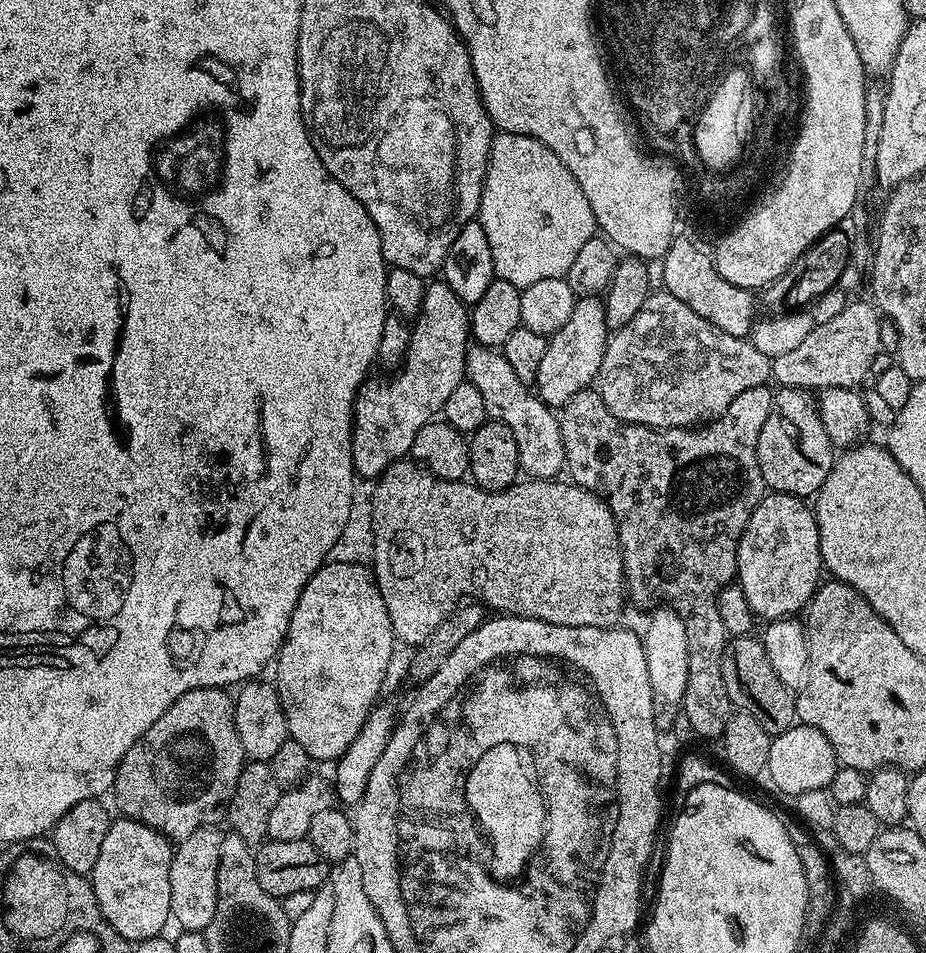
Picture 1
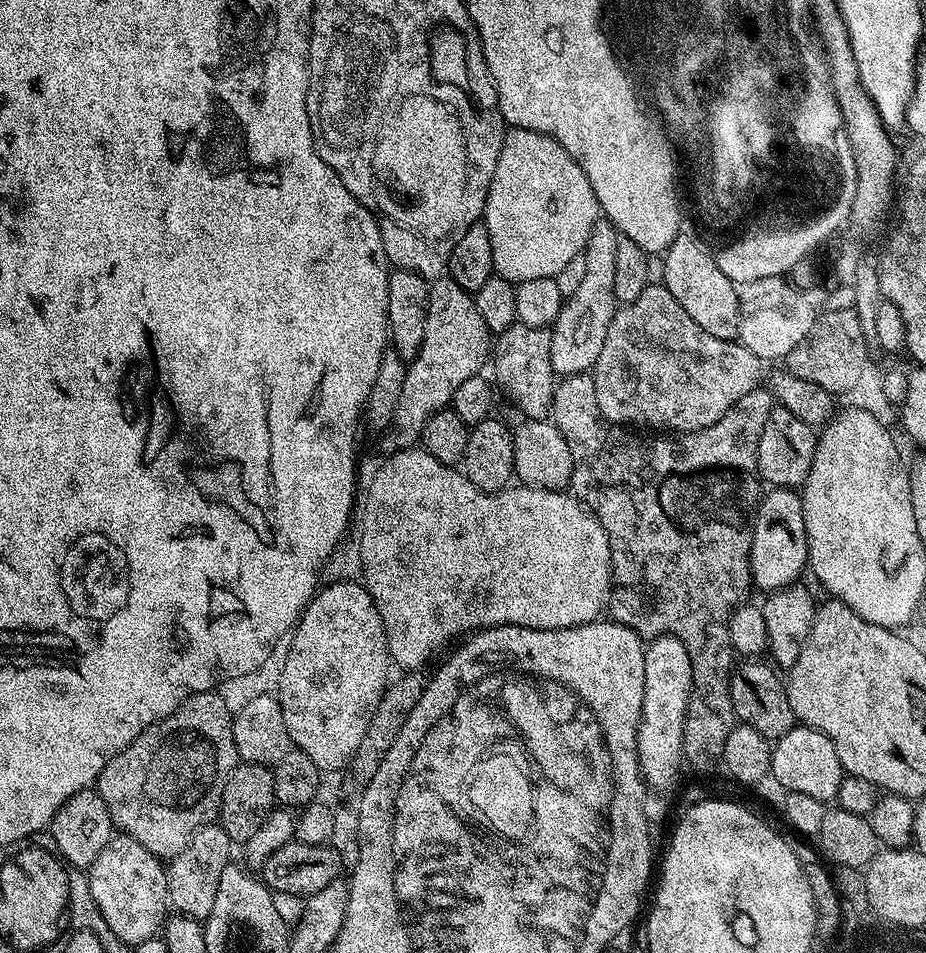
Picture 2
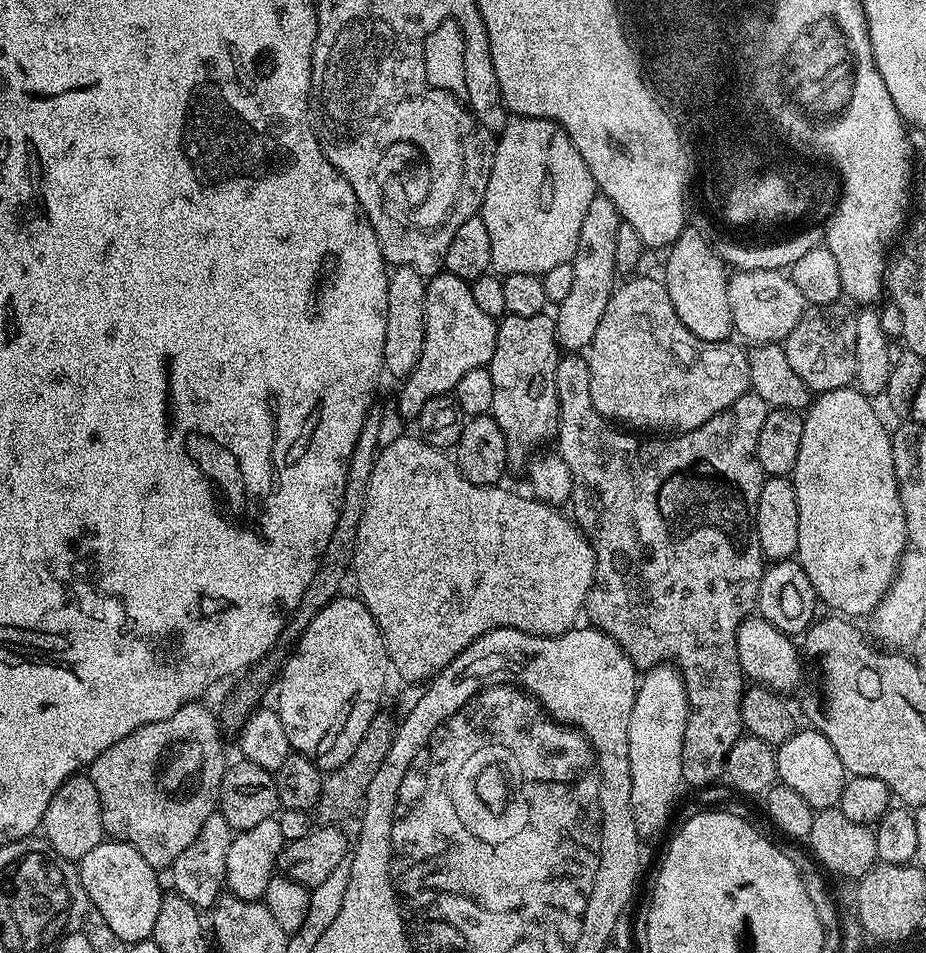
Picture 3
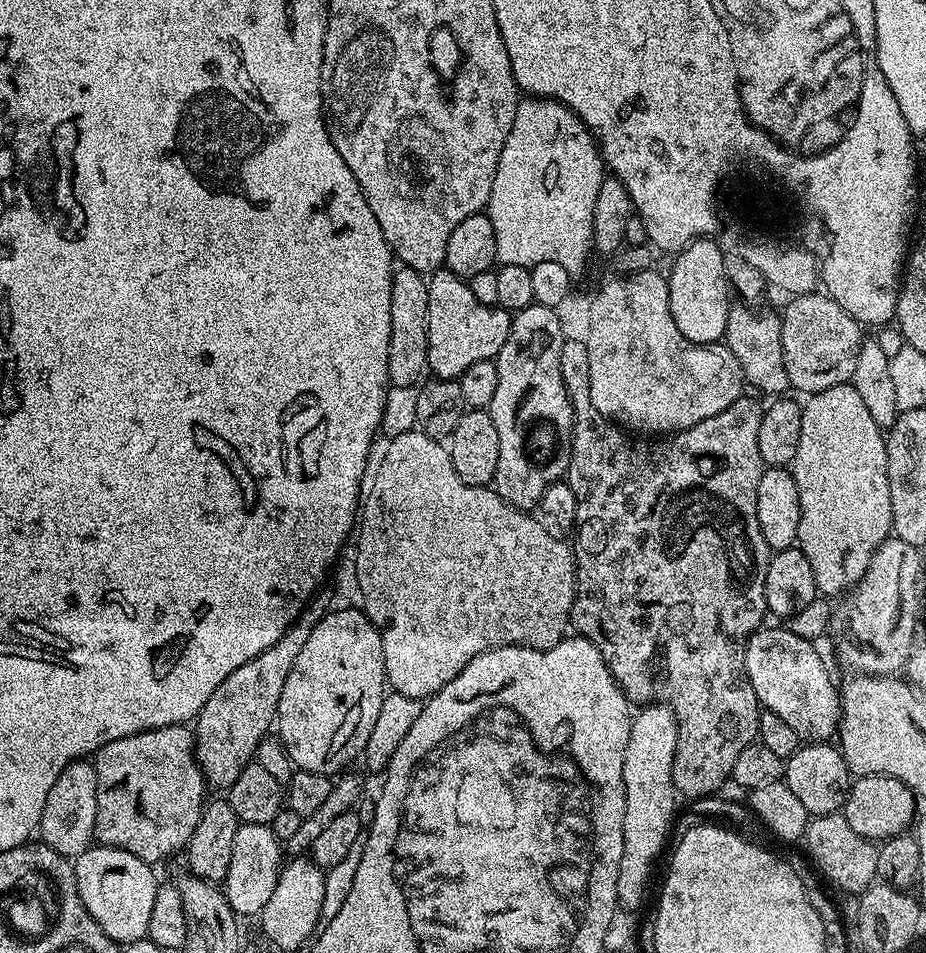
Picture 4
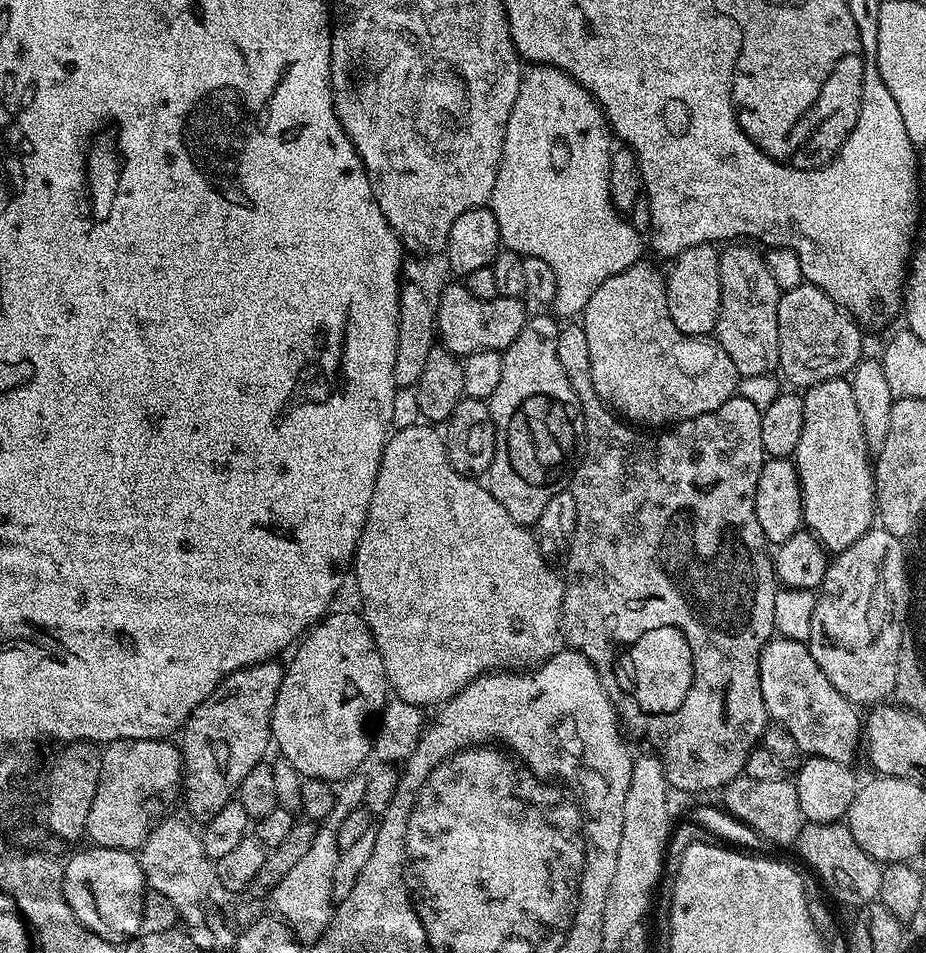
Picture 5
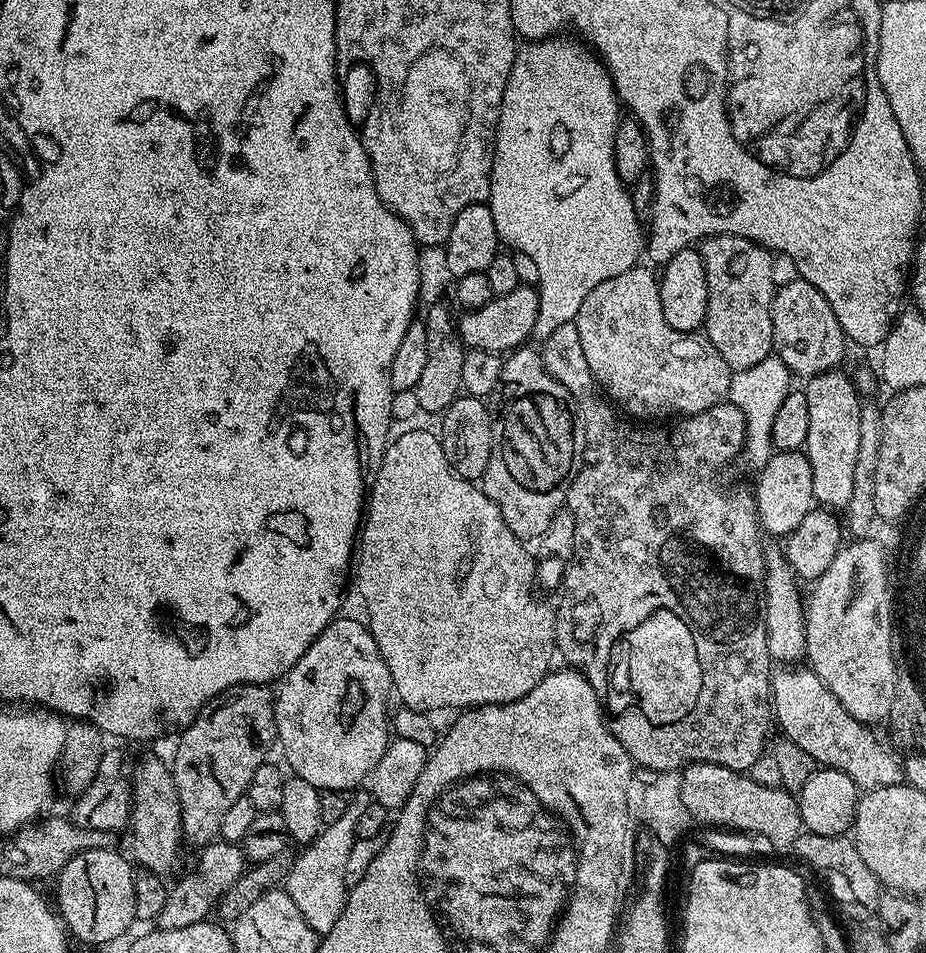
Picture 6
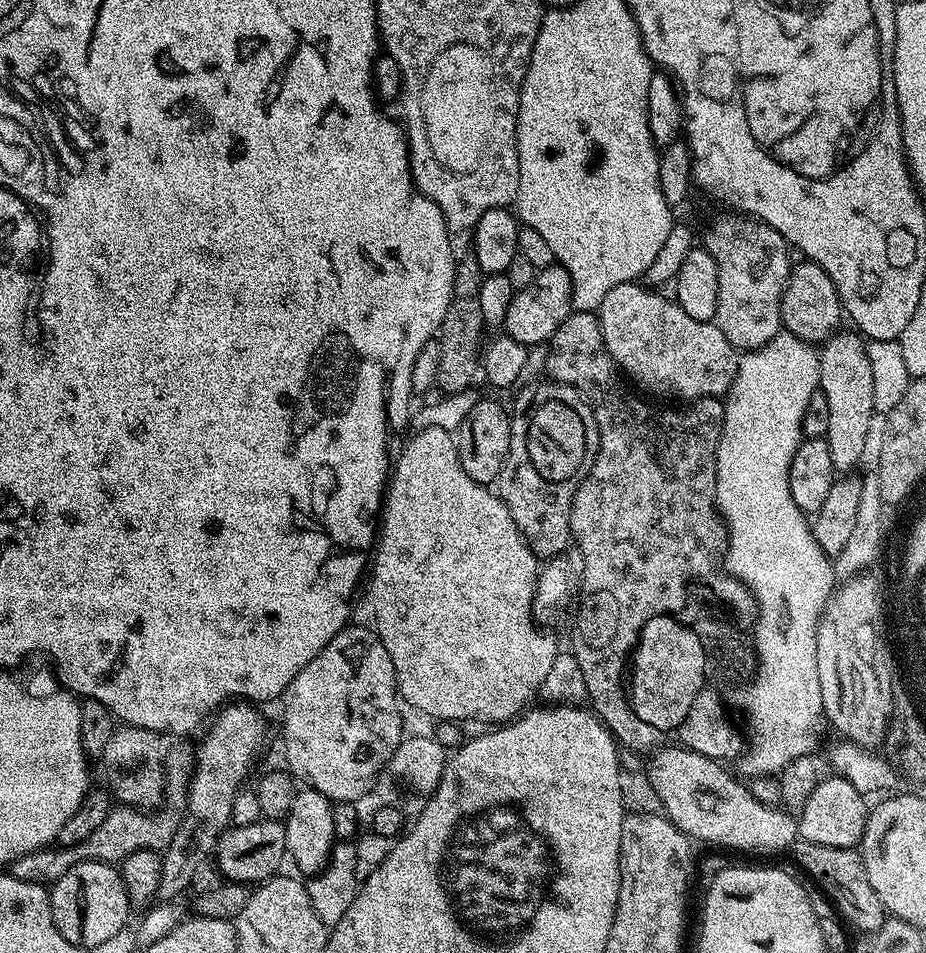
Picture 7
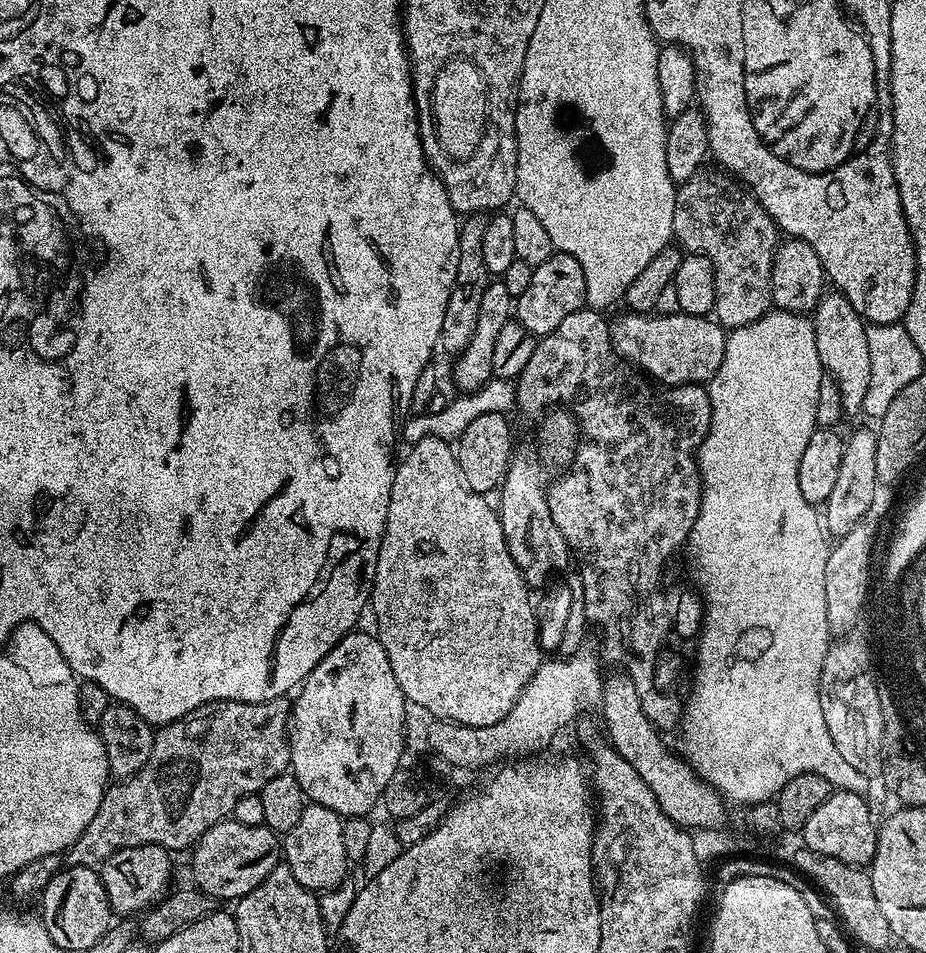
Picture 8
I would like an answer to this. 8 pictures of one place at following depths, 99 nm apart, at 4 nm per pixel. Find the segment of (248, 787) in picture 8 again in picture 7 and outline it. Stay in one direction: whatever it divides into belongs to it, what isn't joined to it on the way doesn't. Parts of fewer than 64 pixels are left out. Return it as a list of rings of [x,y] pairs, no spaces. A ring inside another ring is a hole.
[[[201,733],[193,741],[185,736],[178,742],[171,740],[170,752],[167,756],[167,785],[158,796],[154,806],[146,806],[143,802],[135,802],[130,798],[116,798],[111,802],[108,810],[99,815],[98,823],[94,830],[84,840],[69,843],[68,848],[56,848],[49,846],[40,848],[36,852],[26,854],[18,858],[10,866],[10,873],[14,878],[31,884],[51,886],[56,880],[66,874],[76,864],[102,864],[115,865],[122,849],[151,848],[153,850],[165,850],[170,842],[176,839],[177,833],[185,823],[186,814],[189,813],[189,799],[191,793],[188,790],[195,769],[195,756],[200,755],[205,733]],[[192,742],[192,752],[185,748]]]

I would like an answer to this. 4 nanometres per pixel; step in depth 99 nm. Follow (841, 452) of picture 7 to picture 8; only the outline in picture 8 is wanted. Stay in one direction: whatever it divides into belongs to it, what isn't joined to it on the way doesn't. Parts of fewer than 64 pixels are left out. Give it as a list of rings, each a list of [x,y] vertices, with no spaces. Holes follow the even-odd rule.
[[[827,291],[811,315],[819,361],[825,373],[839,386],[845,415],[859,415],[870,380],[870,355],[868,351],[867,323],[840,292]]]

